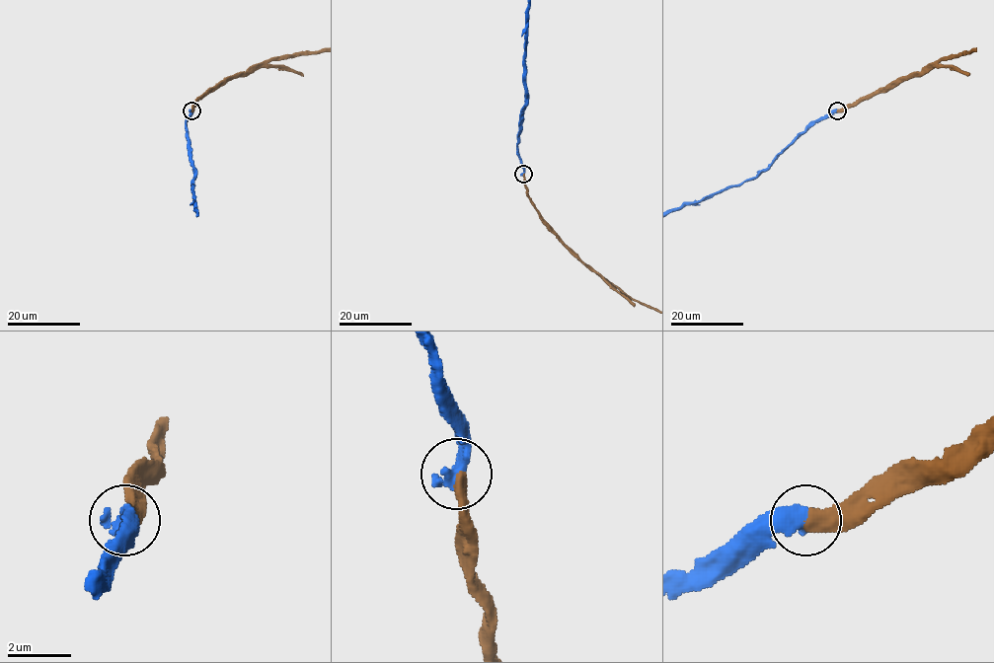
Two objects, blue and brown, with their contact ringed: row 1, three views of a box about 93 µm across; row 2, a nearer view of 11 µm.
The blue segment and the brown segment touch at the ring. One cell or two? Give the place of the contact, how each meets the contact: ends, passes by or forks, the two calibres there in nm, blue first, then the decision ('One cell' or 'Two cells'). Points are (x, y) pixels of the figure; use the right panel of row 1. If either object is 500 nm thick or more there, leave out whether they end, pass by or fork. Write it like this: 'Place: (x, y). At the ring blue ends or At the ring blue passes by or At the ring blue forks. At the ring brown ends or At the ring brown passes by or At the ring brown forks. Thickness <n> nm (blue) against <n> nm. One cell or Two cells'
Place: (837, 110). Thickness 550 nm (blue) against 480 nm. One cell

